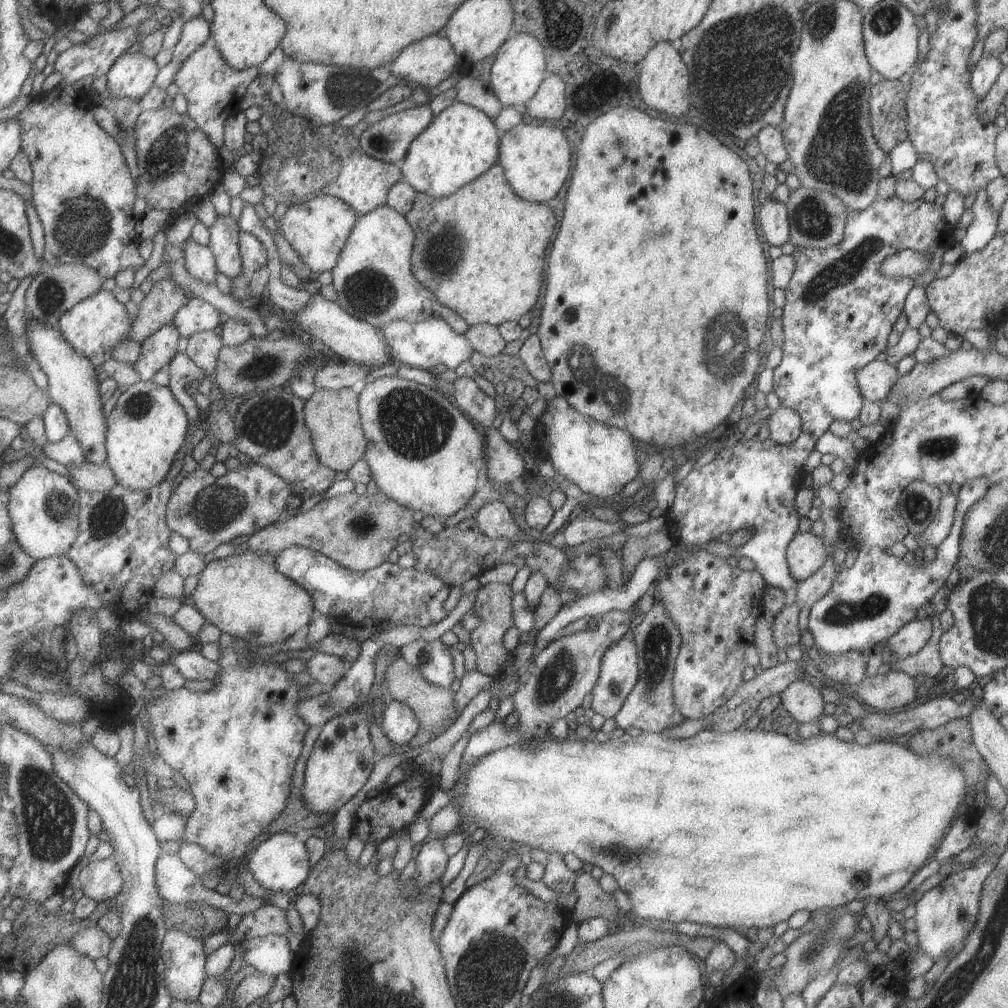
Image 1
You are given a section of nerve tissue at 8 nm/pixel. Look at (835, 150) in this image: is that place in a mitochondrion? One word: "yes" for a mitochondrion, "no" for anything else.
yes

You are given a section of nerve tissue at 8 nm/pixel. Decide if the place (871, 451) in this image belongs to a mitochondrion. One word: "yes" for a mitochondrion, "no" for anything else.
no

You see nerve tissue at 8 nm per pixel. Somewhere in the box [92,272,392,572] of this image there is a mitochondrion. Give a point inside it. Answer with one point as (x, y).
(213, 510)

